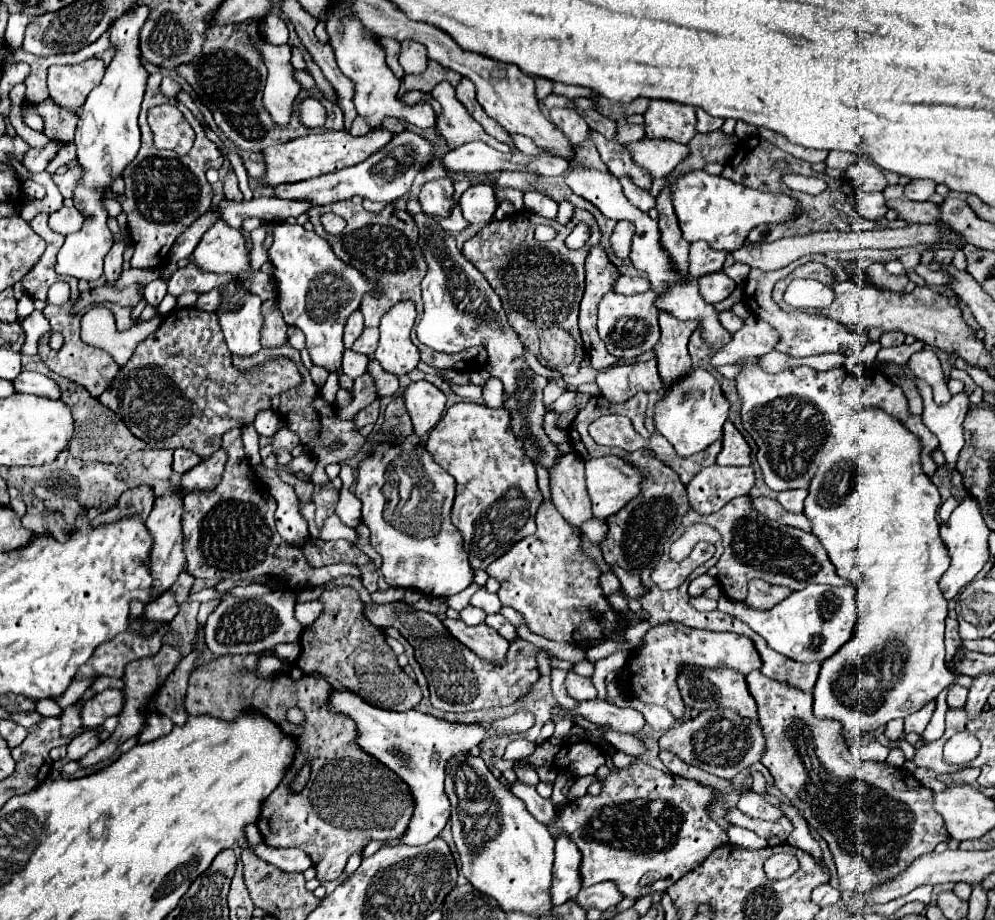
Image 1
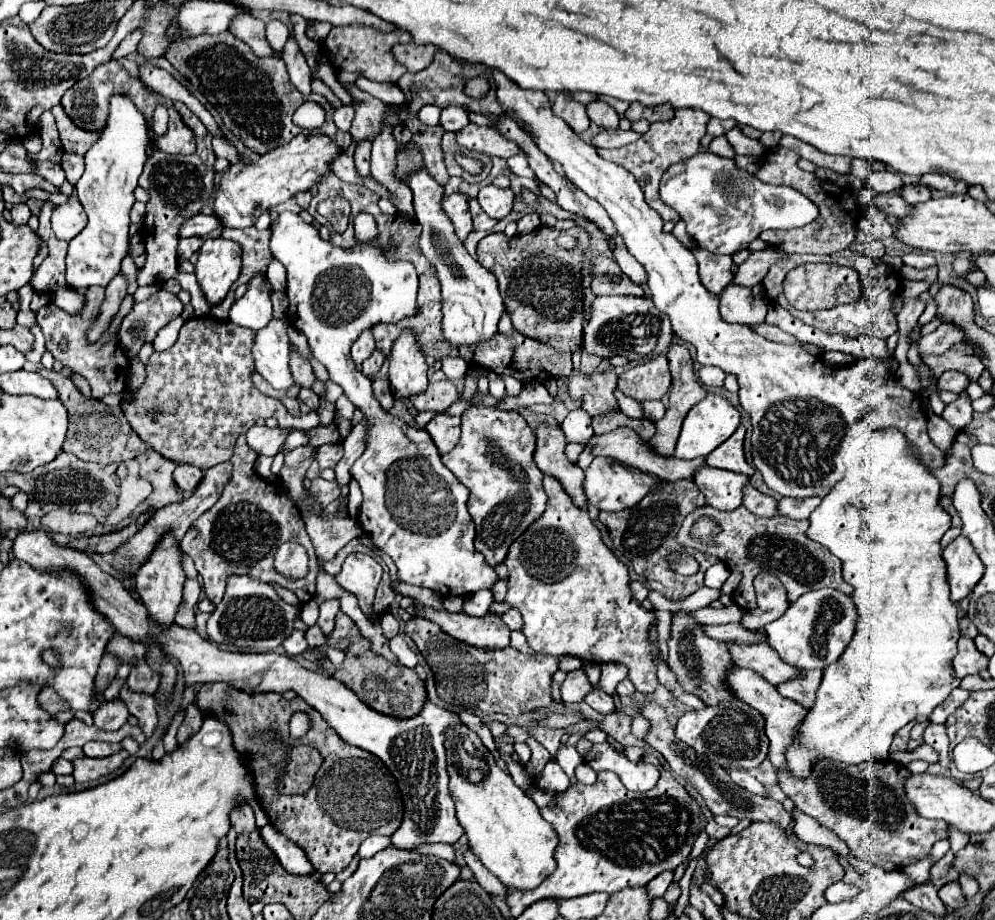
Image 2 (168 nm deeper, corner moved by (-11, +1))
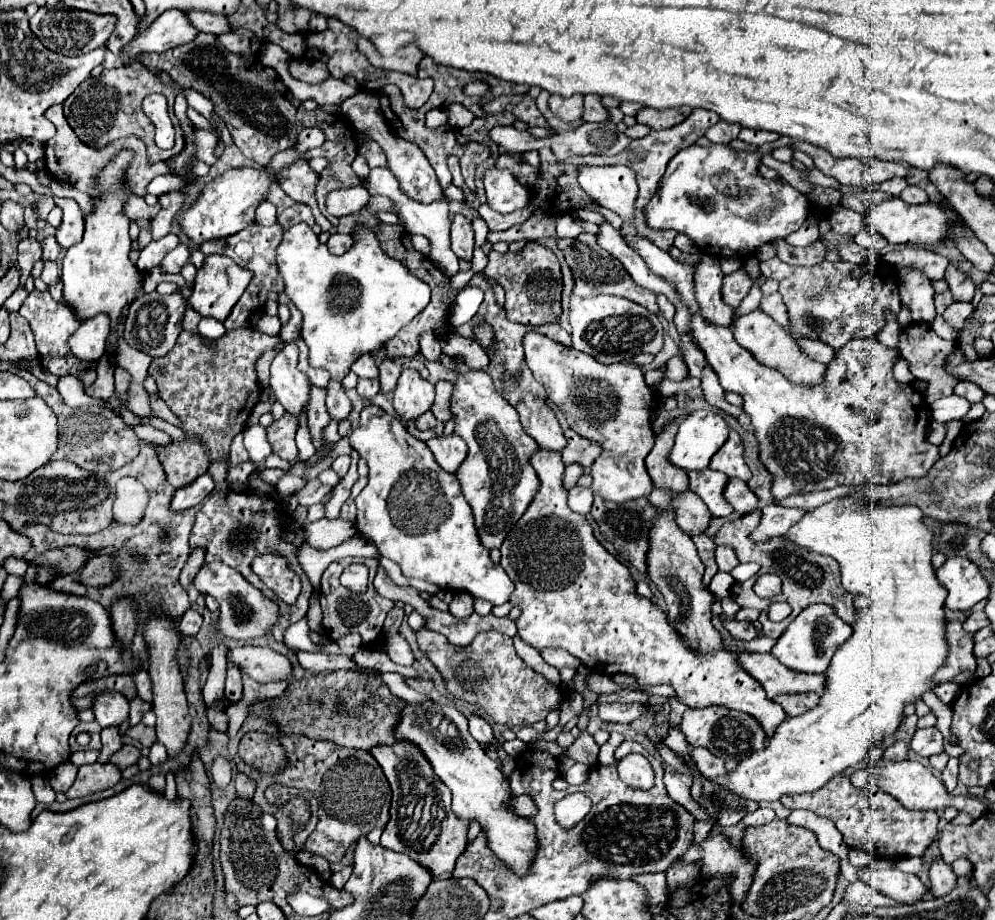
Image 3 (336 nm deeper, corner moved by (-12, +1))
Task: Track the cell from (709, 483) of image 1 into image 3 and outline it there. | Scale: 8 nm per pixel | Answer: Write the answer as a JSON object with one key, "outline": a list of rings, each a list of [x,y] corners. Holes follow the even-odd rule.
{"outline":[[[705,469],[705,471],[689,471],[689,489],[695,491],[709,507],[713,517],[727,517],[733,513],[725,499],[725,483],[729,481],[727,475],[719,471]]]}

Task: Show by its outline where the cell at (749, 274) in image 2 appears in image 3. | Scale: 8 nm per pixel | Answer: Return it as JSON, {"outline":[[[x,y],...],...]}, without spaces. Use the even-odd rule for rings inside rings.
{"outline":[[[737,269],[731,275],[725,275],[723,279],[723,299],[727,305],[737,307],[749,293],[749,289],[753,287],[753,279],[749,277],[749,273],[745,273],[745,269]]]}

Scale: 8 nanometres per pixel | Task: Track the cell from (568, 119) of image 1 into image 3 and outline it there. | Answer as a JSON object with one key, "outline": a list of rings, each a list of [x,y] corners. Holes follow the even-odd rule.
{"outline":[[[561,95],[549,97],[549,109],[565,123],[579,123],[583,117],[583,95],[561,99]]]}

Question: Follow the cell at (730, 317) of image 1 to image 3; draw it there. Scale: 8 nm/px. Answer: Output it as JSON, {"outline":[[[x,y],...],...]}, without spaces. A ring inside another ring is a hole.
{"outline":[[[797,339],[797,345],[801,347],[801,353],[809,355],[809,359],[815,359],[819,363],[831,363],[835,349],[819,339]]]}

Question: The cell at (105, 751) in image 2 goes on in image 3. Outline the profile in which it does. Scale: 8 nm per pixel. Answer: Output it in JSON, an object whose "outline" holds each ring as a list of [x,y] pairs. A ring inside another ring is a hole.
{"outline":[[[125,743],[125,745],[121,747],[121,751],[117,751],[117,755],[113,755],[113,759],[109,759],[109,761],[111,761],[113,765],[117,765],[119,769],[125,769],[125,767],[137,763],[139,757],[141,757],[141,751],[139,751],[135,745]]]}

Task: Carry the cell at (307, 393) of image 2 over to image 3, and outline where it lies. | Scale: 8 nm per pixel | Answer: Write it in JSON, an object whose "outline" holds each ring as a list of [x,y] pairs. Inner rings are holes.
{"outline":[[[302,411],[299,417],[299,429],[297,429],[297,449],[299,449],[299,455],[303,459],[309,459],[315,455],[315,447],[313,447],[313,439],[309,435],[309,427],[307,427],[307,413]]]}

